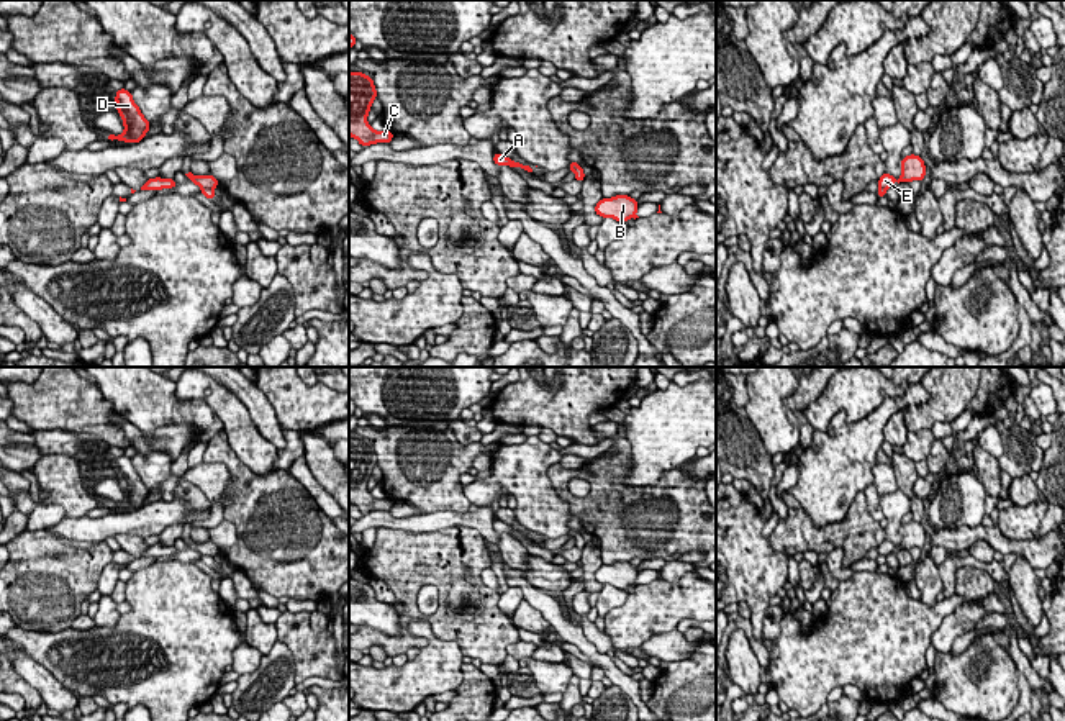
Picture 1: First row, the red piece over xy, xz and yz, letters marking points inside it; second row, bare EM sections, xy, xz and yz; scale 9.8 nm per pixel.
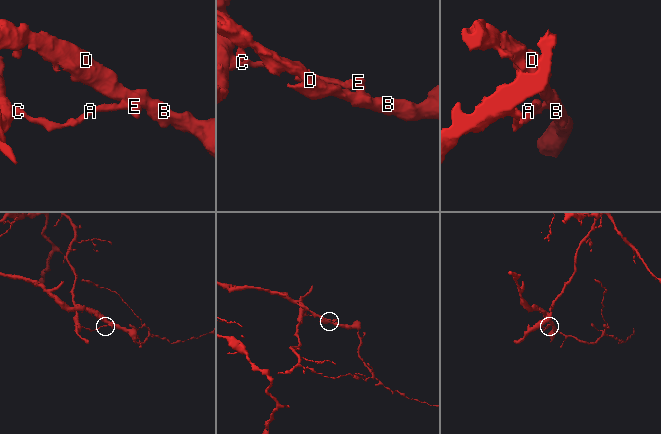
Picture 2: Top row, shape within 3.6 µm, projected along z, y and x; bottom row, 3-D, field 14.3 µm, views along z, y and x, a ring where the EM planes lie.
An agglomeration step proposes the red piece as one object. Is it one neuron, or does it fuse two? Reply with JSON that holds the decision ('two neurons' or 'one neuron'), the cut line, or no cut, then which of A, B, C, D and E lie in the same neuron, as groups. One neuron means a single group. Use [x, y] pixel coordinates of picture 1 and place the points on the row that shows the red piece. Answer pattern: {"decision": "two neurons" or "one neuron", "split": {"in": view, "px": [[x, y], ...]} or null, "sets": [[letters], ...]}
{"decision": "two neurons", "split": {"in": "xy", "px": [[202, 187], [212, 189]]}, "sets": [["A", "C", "E"], ["B", "D"]]}

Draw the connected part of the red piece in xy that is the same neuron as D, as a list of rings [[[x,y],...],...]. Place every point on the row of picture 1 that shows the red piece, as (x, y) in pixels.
[[[126,88],[116,90],[115,102],[116,111],[123,120],[125,131],[118,136],[110,133],[108,136],[105,136],[105,139],[106,141],[116,139],[131,144],[143,141],[143,138],[149,131],[151,123],[144,118],[139,107],[134,103],[131,92]]]

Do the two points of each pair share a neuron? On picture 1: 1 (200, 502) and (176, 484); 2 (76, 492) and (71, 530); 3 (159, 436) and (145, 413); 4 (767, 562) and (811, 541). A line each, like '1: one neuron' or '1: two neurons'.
1: one neuron
2: two neurons
3: two neurons
4: two neurons

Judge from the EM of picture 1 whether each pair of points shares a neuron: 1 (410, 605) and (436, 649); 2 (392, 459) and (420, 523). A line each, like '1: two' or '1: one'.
1: two
2: two

